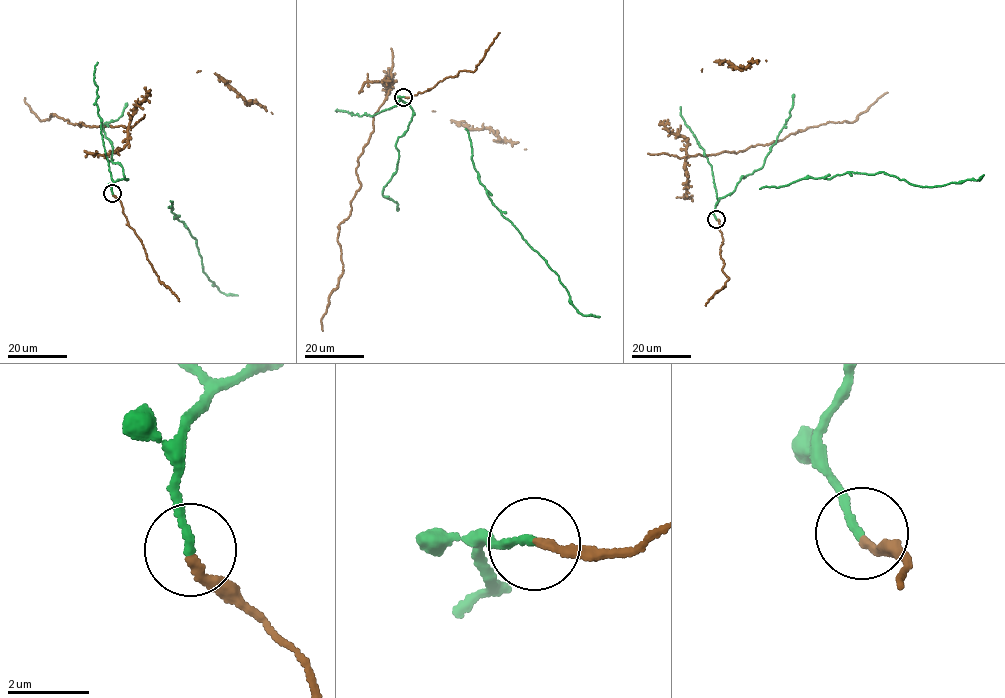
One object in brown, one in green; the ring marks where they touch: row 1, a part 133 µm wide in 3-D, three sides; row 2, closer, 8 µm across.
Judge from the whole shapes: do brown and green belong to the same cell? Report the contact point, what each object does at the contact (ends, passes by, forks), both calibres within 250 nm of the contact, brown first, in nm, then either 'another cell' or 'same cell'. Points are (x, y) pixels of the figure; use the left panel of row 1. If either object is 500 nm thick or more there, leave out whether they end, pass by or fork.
(112, 193) | brown ends | green ends | 200/190 nm | same cell

